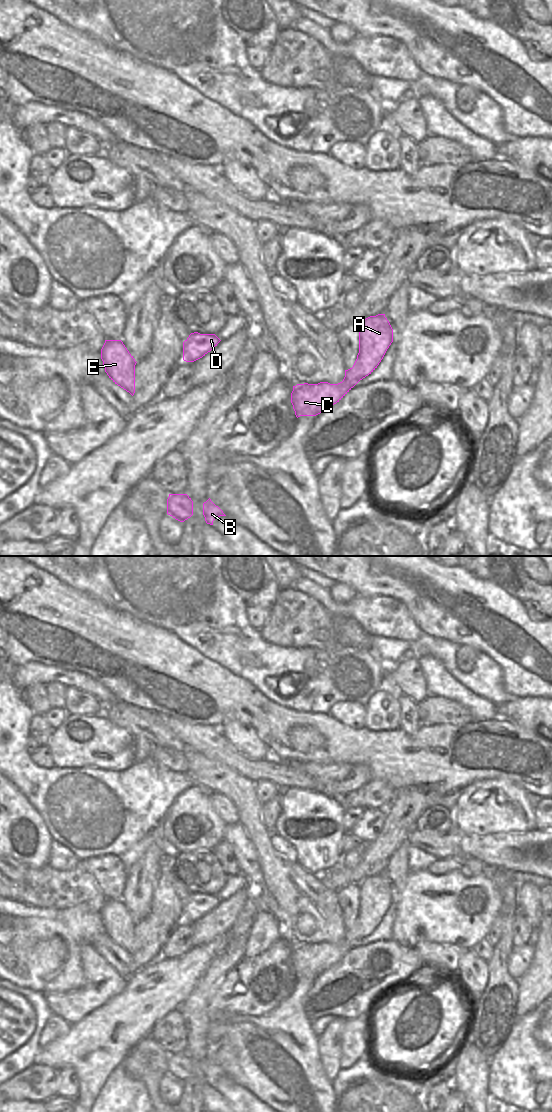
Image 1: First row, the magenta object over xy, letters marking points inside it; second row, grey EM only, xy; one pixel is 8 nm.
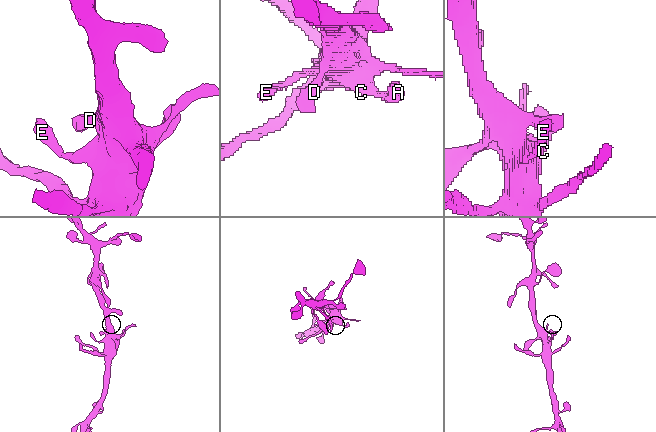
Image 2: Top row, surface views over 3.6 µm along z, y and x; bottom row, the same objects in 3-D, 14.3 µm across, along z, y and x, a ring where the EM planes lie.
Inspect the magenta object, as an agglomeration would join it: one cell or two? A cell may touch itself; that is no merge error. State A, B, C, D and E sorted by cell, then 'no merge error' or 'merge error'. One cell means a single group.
A B C D E | no merge error

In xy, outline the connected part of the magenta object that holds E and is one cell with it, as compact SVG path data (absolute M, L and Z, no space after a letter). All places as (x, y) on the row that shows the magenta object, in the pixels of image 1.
M105 340L101 349L101 359L109 378L133 396L137 362L123 342L121 340Z

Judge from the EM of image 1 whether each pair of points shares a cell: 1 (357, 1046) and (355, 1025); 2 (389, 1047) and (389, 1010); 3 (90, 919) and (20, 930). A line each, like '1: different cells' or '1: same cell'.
1: same cell
2: same cell
3: same cell

